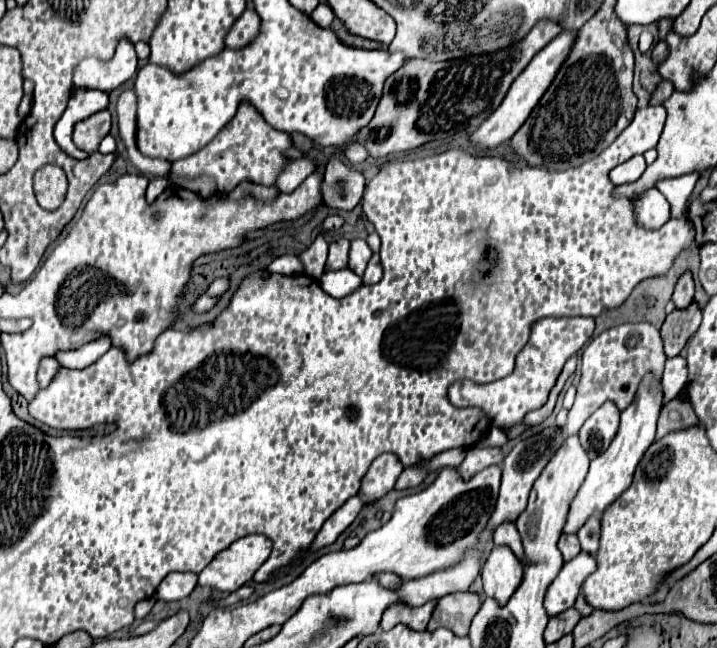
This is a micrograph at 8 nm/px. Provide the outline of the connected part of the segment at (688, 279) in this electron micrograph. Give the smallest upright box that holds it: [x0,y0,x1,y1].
[673,270,693,308]

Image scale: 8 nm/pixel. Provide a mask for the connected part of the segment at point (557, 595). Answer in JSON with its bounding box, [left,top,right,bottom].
[545,552,597,616]

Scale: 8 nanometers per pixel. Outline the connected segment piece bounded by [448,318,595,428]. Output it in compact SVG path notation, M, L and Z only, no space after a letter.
M543 318L533 326L527 346L519 352L515 372L491 384L473 384L469 380L457 382L448 390L450 402L457 407L477 406L487 418L501 428L513 428L523 422L523 416L547 402L551 388L563 364L593 336L595 318Z

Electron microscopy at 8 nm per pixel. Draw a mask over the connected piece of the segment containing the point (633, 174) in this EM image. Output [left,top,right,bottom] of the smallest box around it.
[609,156,647,184]

